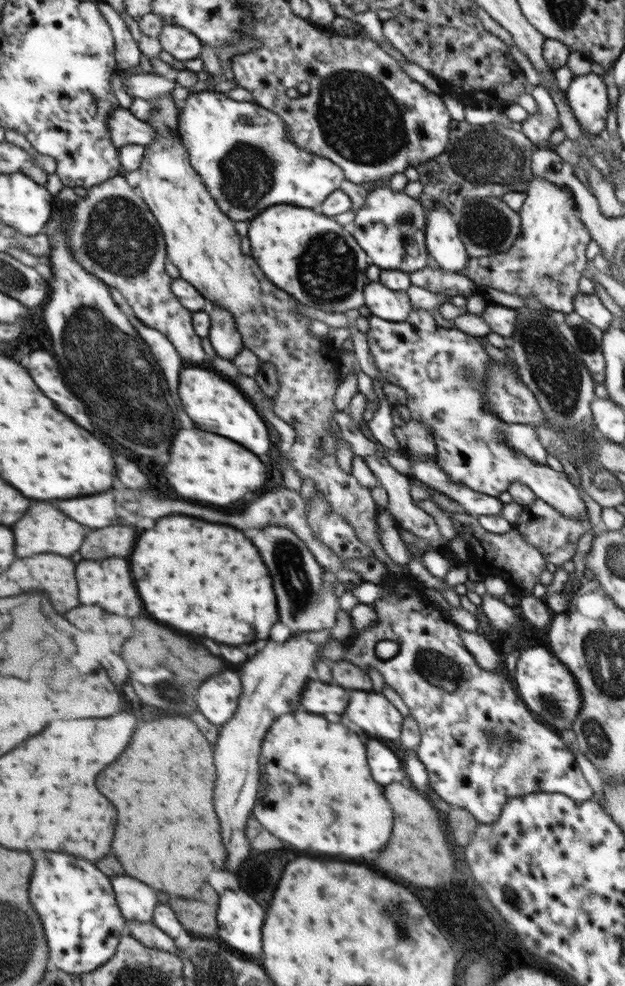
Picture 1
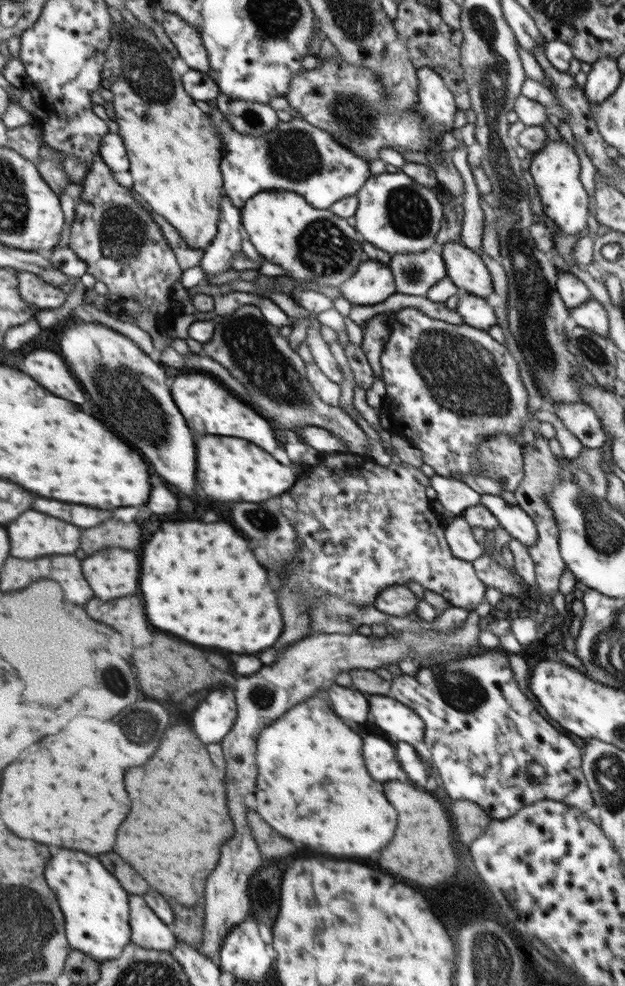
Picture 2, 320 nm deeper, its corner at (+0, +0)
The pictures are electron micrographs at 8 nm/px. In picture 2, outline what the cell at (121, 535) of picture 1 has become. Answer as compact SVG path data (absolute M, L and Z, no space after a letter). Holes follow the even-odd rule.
M106 520L94 528L82 530L82 550L86 554L92 554L104 546L140 550L140 528L136 524L124 524L120 520Z

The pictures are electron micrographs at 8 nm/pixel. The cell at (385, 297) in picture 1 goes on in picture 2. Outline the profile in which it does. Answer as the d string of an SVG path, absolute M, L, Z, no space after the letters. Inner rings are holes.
M369 259L363 261L356 273L339 288L353 305L379 305L396 293L389 266Z

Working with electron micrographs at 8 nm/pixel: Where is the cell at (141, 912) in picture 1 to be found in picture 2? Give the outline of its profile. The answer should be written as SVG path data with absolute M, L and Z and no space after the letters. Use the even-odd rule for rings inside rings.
M130 896L129 911L132 943L148 950L164 952L169 952L175 946L178 937L172 927L164 924L156 913L146 906L142 896Z

